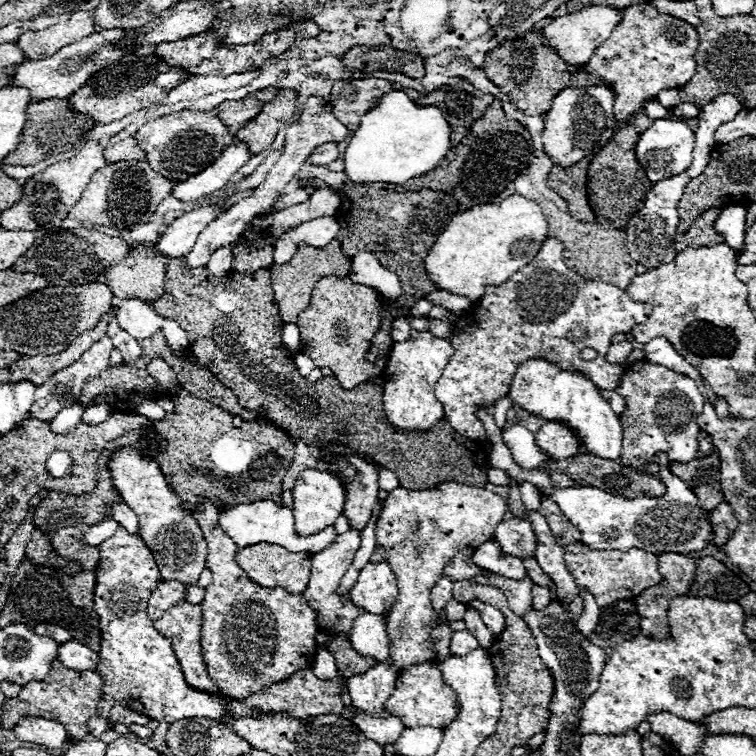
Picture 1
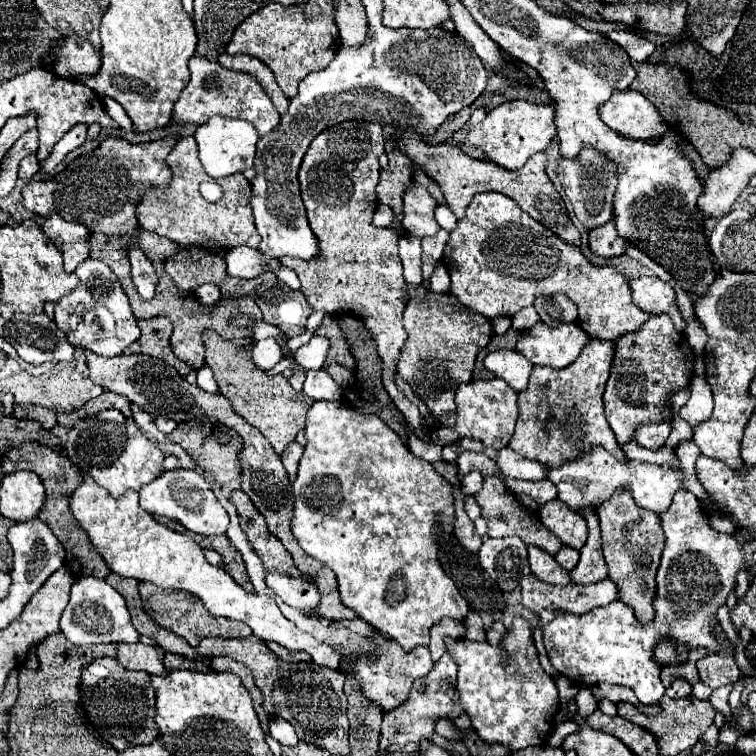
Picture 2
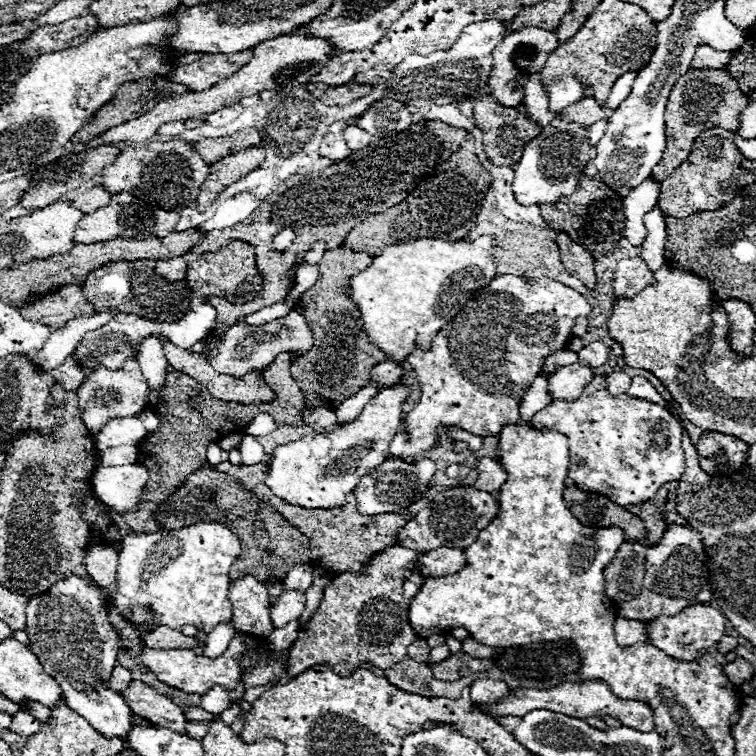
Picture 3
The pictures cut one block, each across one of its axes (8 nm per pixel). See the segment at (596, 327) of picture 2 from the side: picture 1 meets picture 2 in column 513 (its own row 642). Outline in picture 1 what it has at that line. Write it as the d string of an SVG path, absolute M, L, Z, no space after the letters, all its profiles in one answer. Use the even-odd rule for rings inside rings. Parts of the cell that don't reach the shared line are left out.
M208 500L202 502L194 514L208 542L206 568L210 568L212 572L212 584L206 588L204 602L202 602L204 624L200 628L202 630L200 646L202 646L202 656L204 656L208 676L216 678L216 686L224 696L240 700L254 692L270 688L272 684L280 684L280 680L288 680L288 676L294 676L300 668L312 668L316 658L314 636L318 628L316 628L316 614L308 606L302 594L288 594L282 588L262 588L246 576L246 572L234 560L236 556L234 542L228 536L224 536L220 528L214 528L218 516L220 516L220 510Z

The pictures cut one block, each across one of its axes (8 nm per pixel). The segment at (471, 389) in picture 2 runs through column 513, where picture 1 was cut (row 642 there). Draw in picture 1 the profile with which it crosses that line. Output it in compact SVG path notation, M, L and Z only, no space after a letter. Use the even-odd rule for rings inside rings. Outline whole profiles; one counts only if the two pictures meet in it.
M458 482L420 492L396 488L388 494L376 526L376 542L386 550L386 562L392 566L400 586L398 600L384 618L390 640L390 662L378 662L364 674L348 678L348 692L356 708L366 714L382 712L386 700L394 692L400 668L438 662L436 652L432 650L432 628L446 620L440 620L438 612L432 608L430 590L442 576L442 568L450 558L458 556L462 550L470 552L494 538L506 508L502 496Z

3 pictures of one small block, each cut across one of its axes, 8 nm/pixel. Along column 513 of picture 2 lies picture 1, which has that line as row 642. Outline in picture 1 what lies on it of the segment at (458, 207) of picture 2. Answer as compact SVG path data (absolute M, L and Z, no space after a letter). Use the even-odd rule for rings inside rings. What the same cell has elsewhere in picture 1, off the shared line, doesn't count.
M180 602L178 606L170 608L162 618L158 618L154 622L156 630L164 636L168 636L170 644L172 644L172 650L178 658L178 664L184 672L184 678L186 682L192 686L192 688L198 688L198 690L206 690L206 692L212 692L212 694L220 694L220 690L216 688L216 684L208 678L208 672L206 672L206 666L202 662L202 648L200 648L200 626L202 626L202 606L192 606L188 602Z

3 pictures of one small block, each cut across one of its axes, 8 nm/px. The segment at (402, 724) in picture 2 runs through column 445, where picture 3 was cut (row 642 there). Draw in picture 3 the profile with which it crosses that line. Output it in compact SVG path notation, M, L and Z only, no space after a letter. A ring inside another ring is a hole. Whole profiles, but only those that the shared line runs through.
M708 604L688 606L676 616L660 616L652 622L646 622L646 626L648 626L648 634L654 646L668 652L668 656L678 658L678 660L696 660L700 652L708 650L710 646L716 646L716 642L720 642L720 638L726 634L724 614Z

